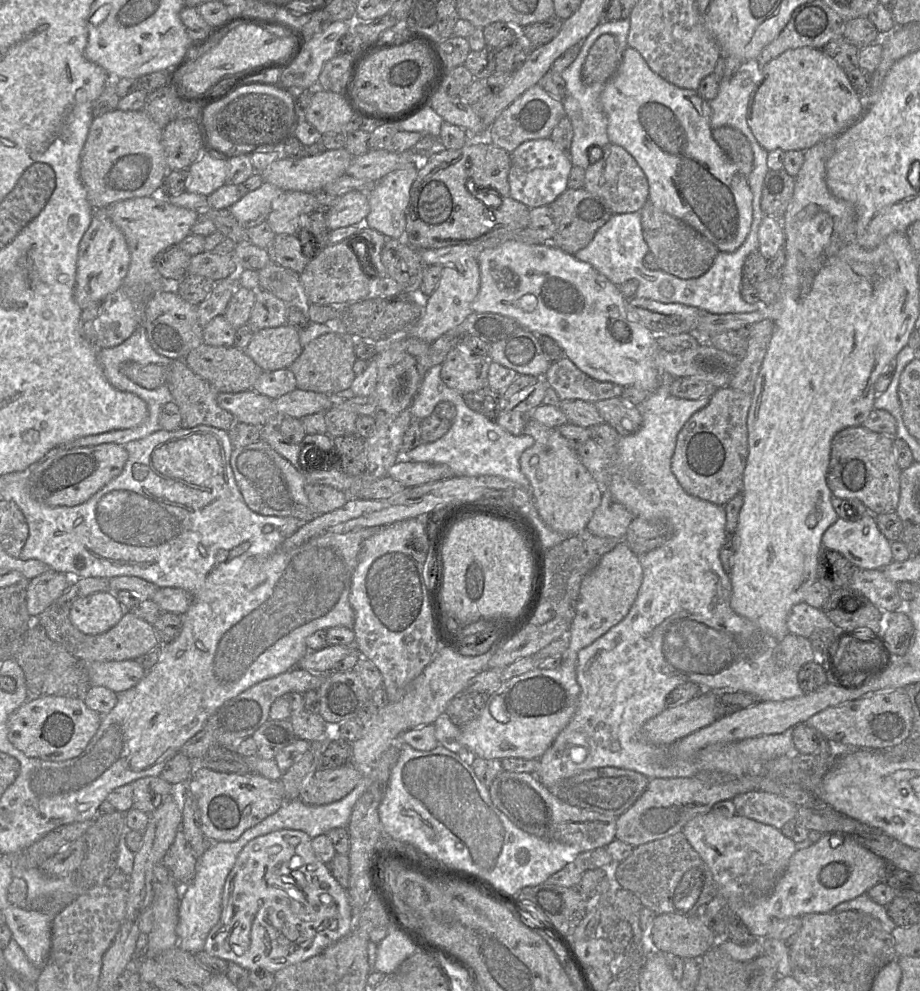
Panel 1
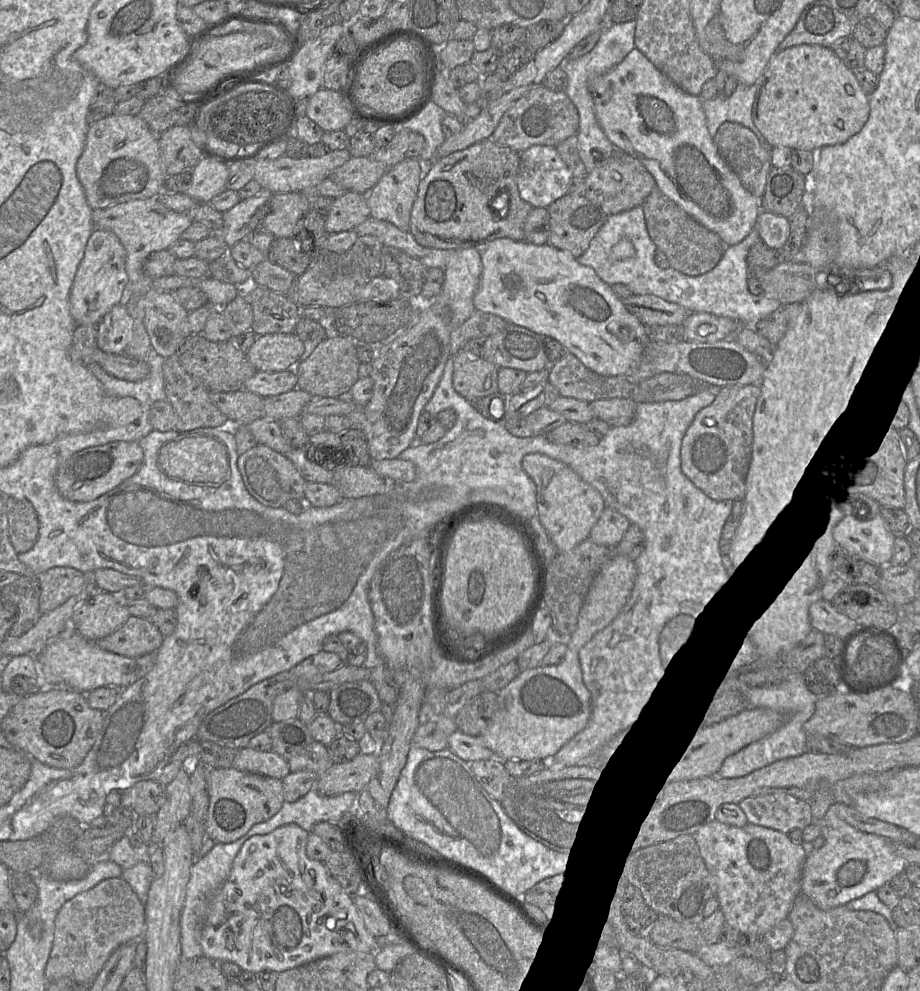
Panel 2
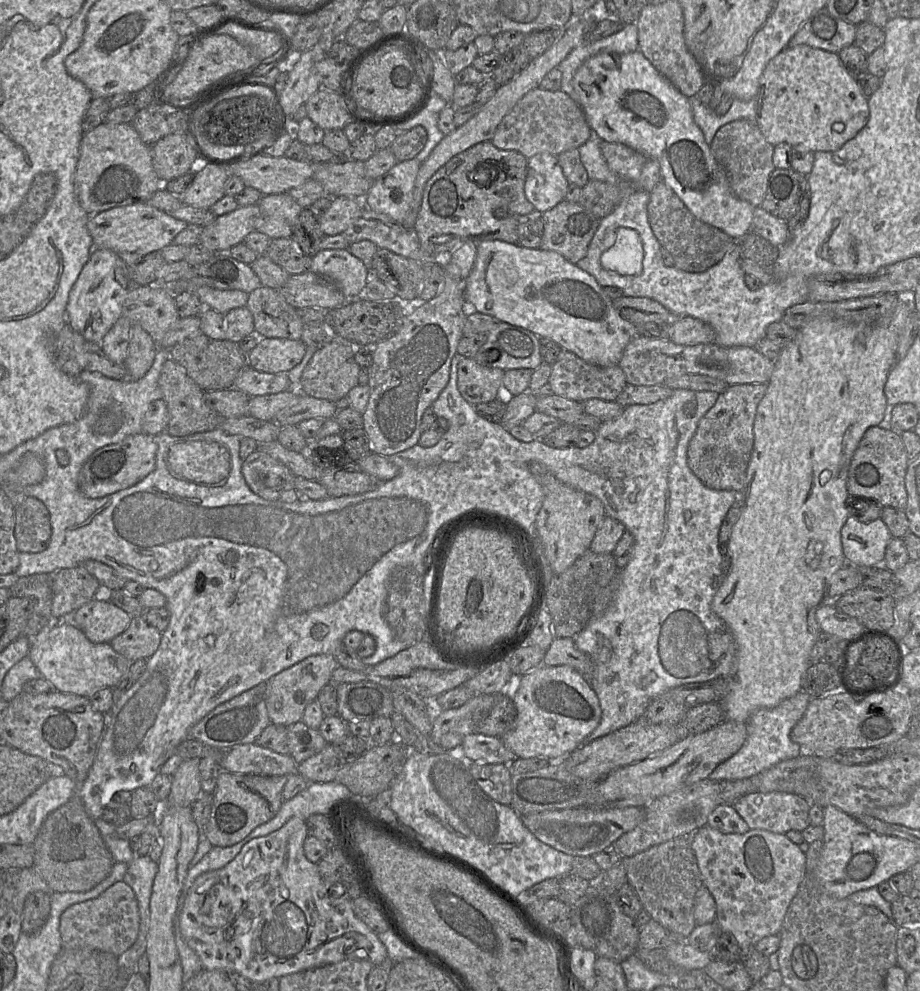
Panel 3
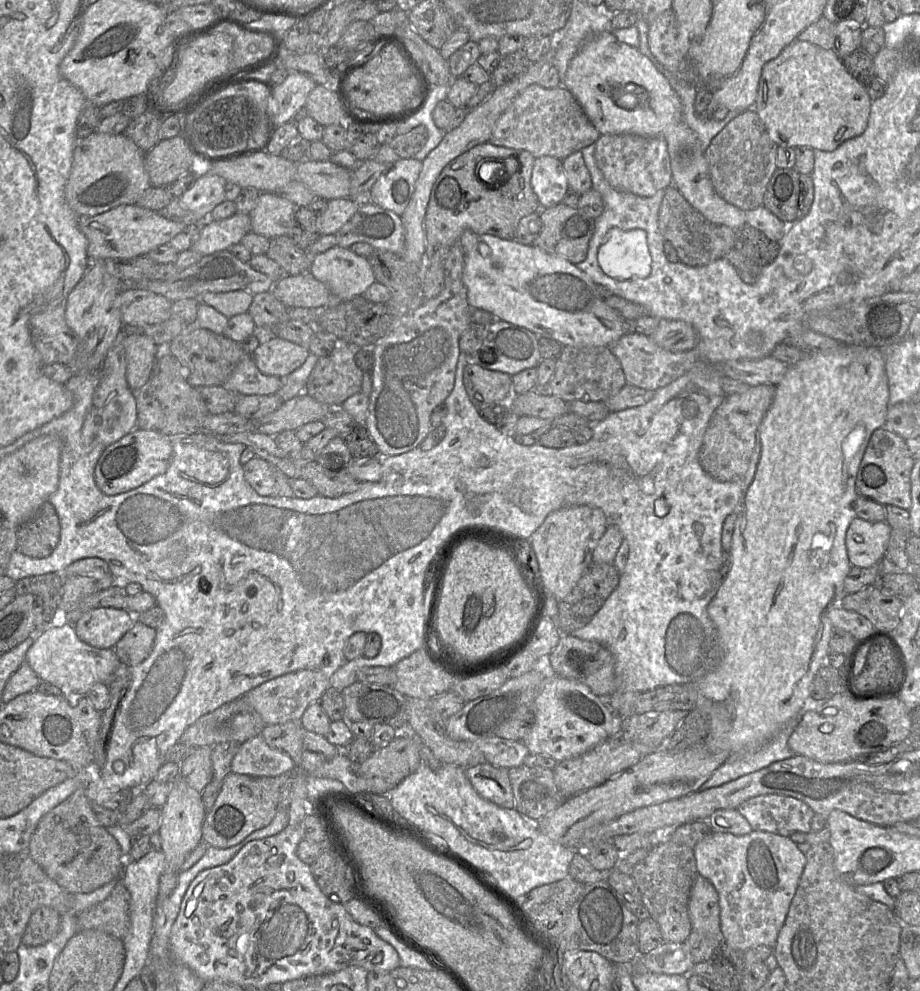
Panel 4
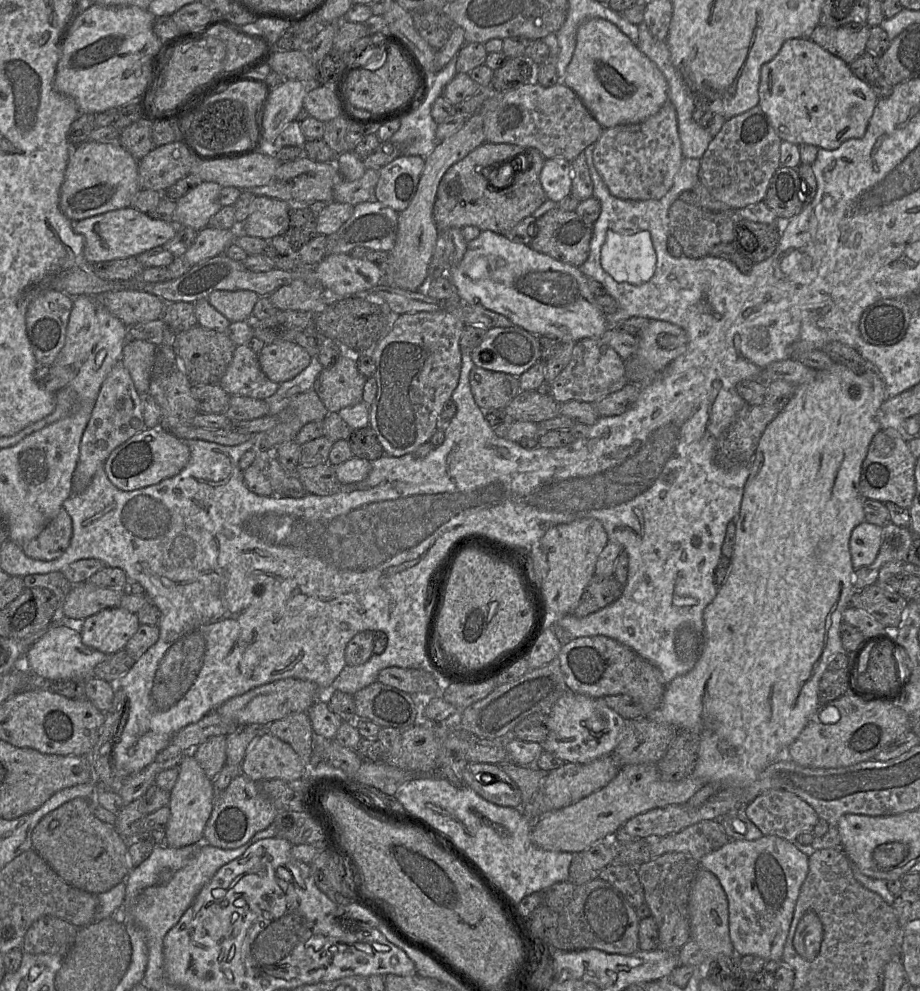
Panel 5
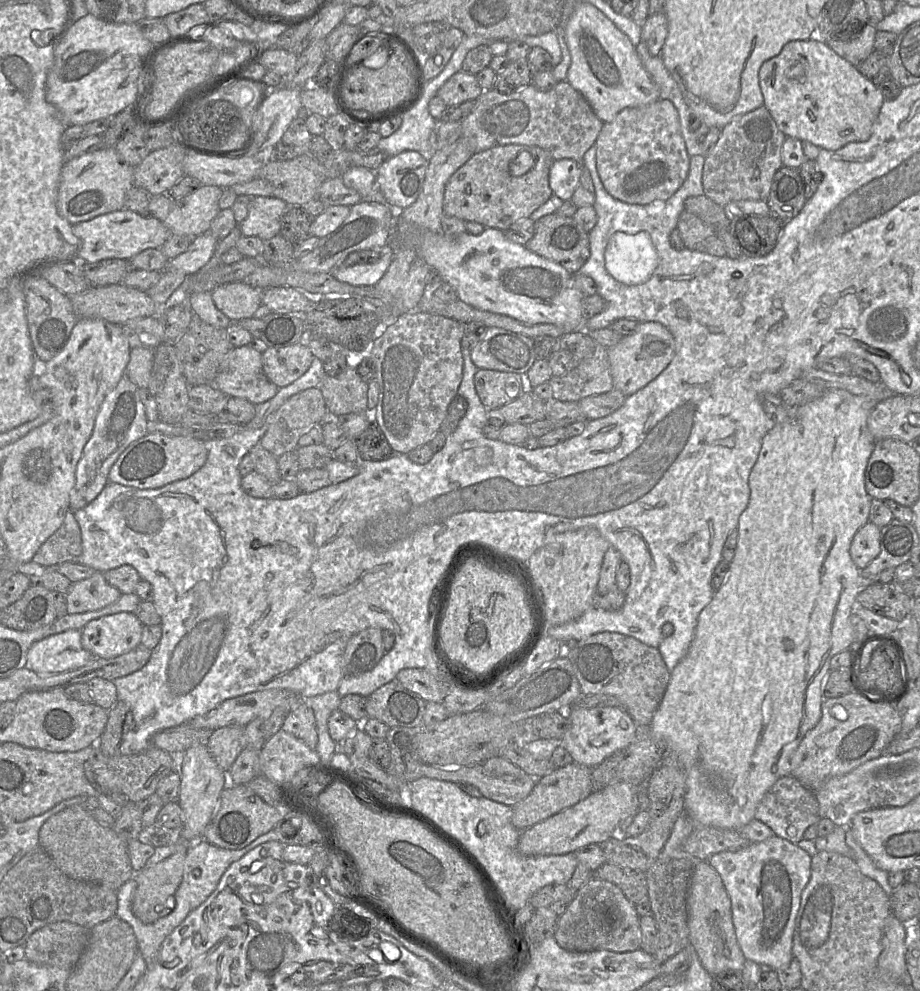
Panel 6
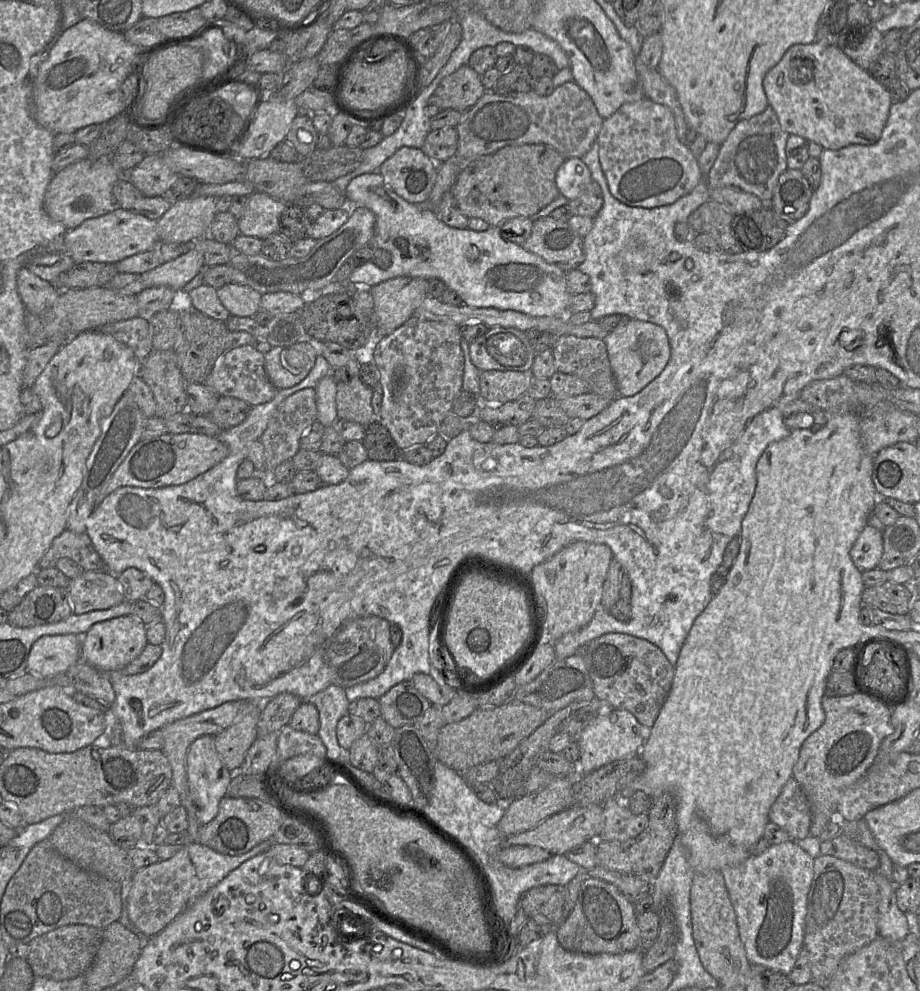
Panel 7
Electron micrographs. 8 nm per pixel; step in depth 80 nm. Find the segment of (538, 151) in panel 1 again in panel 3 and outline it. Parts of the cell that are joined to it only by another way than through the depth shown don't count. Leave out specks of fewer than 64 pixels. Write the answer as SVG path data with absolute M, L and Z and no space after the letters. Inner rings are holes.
M542 152L528 159L524 194L534 211L544 213L565 200L568 184L557 156Z

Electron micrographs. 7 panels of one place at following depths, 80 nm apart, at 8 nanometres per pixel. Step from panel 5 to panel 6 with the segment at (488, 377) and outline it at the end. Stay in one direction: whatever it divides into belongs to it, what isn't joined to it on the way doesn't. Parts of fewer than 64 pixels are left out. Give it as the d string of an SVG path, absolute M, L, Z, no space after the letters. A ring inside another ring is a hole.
M478 369L474 384L482 404L488 410L512 402L528 389L525 374L489 369Z

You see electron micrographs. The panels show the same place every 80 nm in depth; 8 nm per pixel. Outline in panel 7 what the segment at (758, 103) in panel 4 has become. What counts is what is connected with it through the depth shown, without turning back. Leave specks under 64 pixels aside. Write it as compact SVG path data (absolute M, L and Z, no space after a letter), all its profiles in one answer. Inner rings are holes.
M818 41L789 47L781 60L765 75L763 88L768 105L773 108L784 131L799 135L807 142L815 142L823 149L830 150L839 150L851 144L875 143L881 136L892 105L886 88L867 70L855 64L841 48Z

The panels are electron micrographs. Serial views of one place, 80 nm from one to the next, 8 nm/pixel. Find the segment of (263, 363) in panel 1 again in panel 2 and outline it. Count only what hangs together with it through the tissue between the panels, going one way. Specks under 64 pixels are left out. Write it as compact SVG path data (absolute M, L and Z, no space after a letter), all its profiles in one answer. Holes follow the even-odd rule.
M293 333L257 336L246 352L250 363L260 372L278 372L294 368L304 352L303 341Z

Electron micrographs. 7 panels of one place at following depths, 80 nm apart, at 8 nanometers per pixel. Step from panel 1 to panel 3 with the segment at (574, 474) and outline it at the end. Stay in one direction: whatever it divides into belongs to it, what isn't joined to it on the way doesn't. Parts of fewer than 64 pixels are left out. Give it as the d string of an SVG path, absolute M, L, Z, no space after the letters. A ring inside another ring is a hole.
M531 462L529 469L544 492L542 506L536 516L535 527L552 571L560 574L590 549L592 540L606 517L605 508L597 497L559 481L543 464Z

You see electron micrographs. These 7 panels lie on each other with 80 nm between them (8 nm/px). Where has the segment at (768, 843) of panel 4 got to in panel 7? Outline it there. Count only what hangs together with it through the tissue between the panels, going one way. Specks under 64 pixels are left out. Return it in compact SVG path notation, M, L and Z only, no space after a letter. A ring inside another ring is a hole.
M791 840L783 843L772 844L763 853L758 855L752 855L743 863L737 866L724 867L721 869L720 872L723 875L730 896L730 900L732 902L736 914L739 936L741 942L744 945L749 962L751 963L751 965L763 965L767 969L779 971L783 974L788 975L792 971L795 962L799 956L799 953L803 948L805 916L807 912L807 897L814 875L814 859L805 850L800 848L797 845L796 841Z

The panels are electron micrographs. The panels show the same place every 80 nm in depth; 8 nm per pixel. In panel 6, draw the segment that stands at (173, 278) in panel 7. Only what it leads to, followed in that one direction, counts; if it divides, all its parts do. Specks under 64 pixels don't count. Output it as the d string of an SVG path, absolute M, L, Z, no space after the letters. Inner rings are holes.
M210 232L193 238L188 249L169 260L167 268L174 268L183 271L186 275L196 273L213 256L218 240Z

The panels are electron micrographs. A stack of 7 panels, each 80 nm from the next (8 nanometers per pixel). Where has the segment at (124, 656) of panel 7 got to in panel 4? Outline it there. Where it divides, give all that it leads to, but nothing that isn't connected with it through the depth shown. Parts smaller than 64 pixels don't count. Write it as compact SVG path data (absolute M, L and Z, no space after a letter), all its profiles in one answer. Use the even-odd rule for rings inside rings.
M102 607L83 613L74 626L83 642L95 648L108 649L115 647L135 621L135 615L126 609Z

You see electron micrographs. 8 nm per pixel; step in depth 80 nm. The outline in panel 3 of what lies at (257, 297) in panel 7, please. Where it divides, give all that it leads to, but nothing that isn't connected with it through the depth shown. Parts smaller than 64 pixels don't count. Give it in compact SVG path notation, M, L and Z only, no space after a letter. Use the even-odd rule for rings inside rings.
M201 286L195 293L205 309L211 309L222 315L235 308L247 305L248 293L242 290L220 290L209 286Z

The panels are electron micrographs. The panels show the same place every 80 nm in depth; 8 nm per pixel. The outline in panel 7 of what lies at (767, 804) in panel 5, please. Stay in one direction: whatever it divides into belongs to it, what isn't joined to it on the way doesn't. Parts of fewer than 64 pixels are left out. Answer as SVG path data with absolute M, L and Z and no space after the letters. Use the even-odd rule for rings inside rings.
M791 777L769 810L769 821L799 841L809 835L812 813L807 796Z

